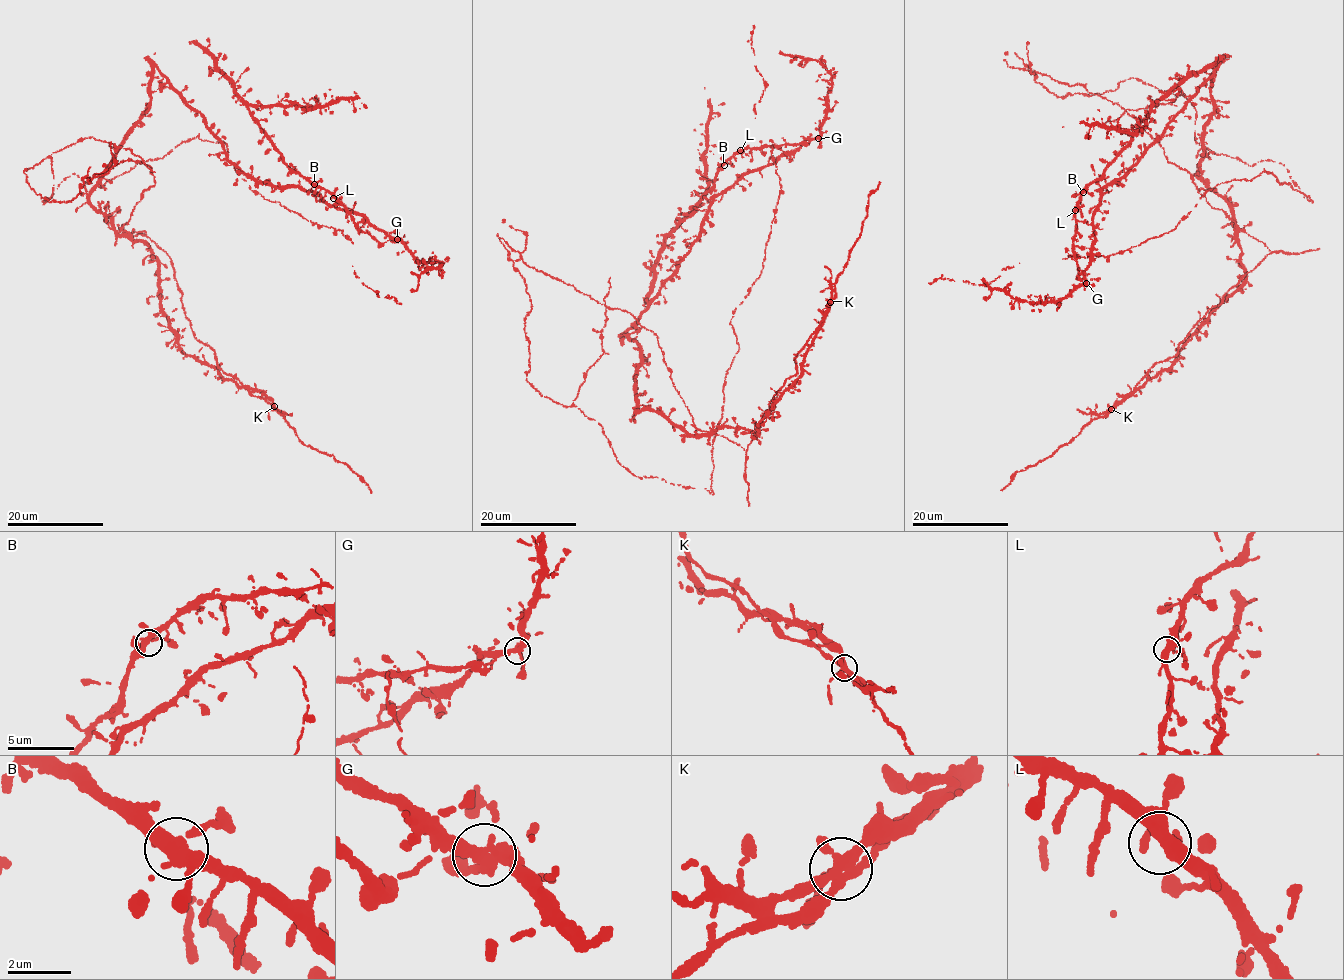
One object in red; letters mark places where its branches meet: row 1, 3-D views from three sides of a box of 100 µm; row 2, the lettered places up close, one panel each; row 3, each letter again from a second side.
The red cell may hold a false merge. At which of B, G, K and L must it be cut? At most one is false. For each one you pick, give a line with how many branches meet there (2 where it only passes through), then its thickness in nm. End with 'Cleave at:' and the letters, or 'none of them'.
Cleave at: none of them

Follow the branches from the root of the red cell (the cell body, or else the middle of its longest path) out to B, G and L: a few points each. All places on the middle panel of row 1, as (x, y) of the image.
B: (633, 380), (640, 350), (626, 330), (690, 249), (715, 197), (783, 152), (746, 148), (724, 165)
G: (633, 380), (640, 350), (626, 330), (635, 325), (640, 312), (690, 249), (708, 206), (738, 179), (818, 138)
L: (633, 380), (640, 350), (626, 330), (635, 325), (690, 249), (715, 197), (783, 153), (766, 145), (740, 150)

